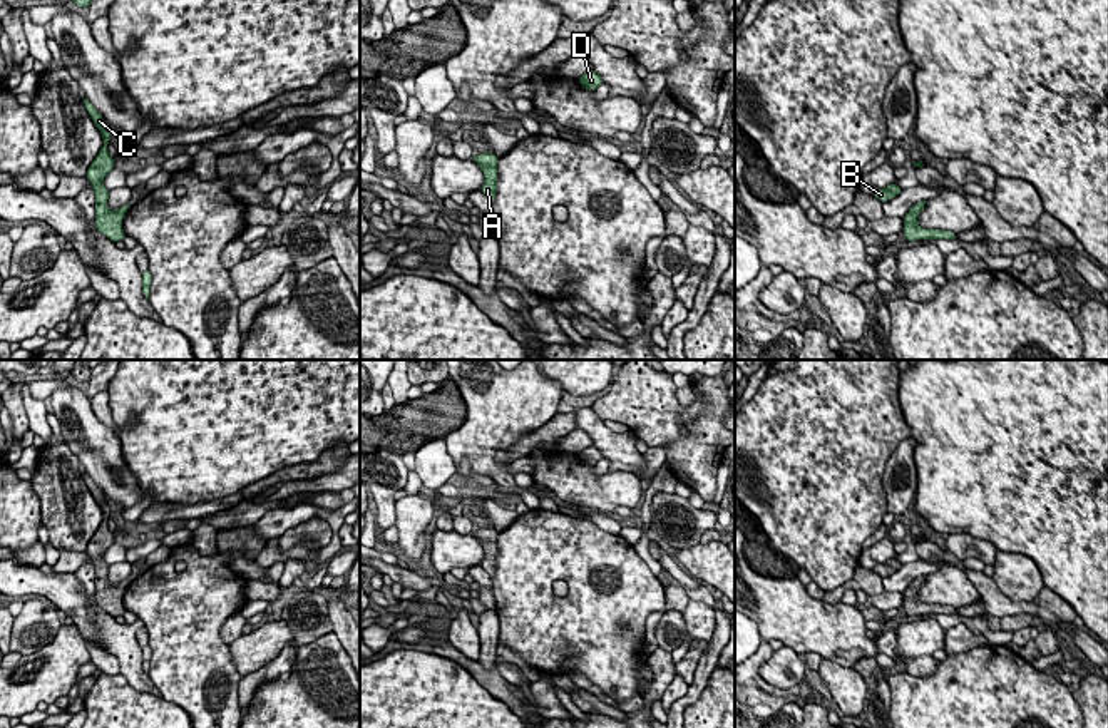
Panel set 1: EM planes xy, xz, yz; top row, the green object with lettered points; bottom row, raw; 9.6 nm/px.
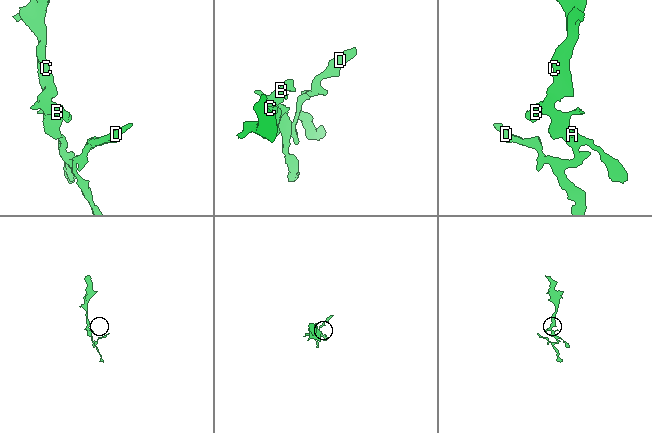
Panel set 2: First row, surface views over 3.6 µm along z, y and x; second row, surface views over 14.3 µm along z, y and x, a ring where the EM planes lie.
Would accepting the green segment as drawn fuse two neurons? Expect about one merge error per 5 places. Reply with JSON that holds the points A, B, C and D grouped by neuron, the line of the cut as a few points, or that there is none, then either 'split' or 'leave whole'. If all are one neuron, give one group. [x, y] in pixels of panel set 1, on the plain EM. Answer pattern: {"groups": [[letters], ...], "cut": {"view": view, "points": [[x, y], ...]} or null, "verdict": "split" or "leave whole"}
{"groups": [["A", "B", "C", "D"]], "cut": null, "verdict": "leave whole"}

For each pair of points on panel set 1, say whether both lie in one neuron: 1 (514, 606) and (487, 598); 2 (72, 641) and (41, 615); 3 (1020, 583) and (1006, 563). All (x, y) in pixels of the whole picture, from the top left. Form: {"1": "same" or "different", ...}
{"1": "different", "2": "different", "3": "same"}

